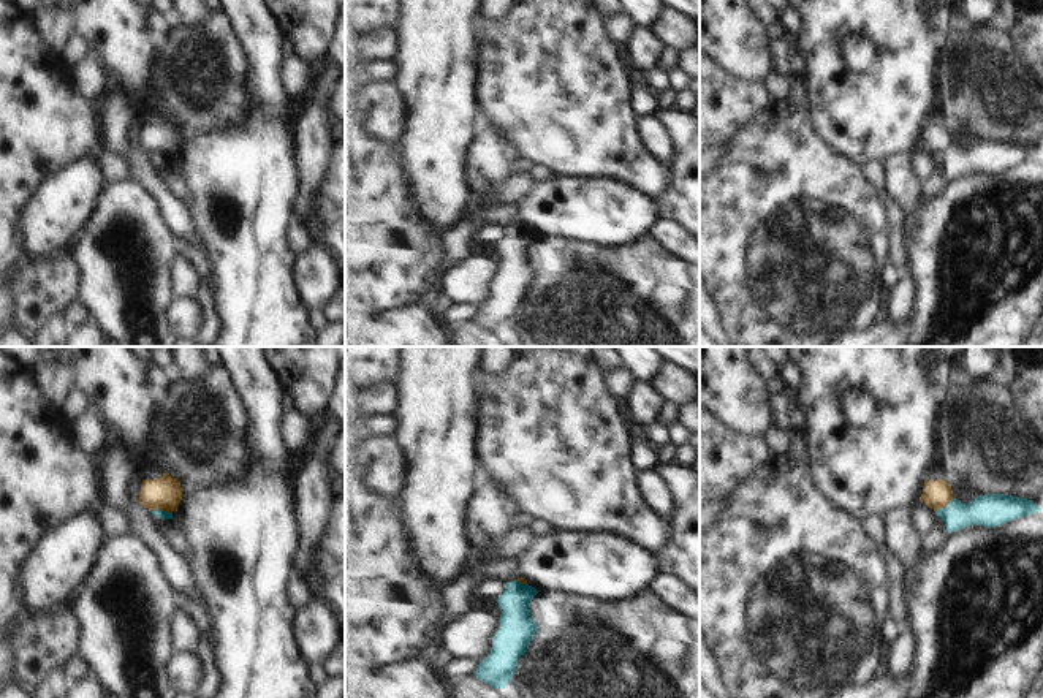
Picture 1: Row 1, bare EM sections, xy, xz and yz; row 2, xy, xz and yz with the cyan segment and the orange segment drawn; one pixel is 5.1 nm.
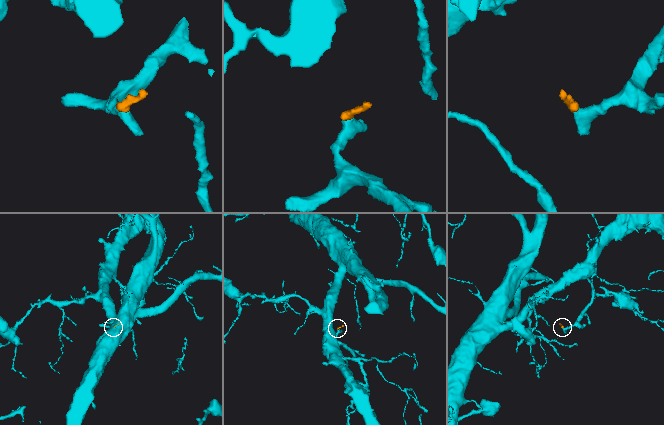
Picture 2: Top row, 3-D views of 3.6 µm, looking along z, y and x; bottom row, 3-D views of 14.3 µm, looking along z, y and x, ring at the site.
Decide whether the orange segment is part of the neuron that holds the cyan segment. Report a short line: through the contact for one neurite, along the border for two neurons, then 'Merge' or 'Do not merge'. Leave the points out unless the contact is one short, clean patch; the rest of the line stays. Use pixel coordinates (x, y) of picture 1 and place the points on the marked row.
Line: yz (953, 497), (936, 512). Do not merge

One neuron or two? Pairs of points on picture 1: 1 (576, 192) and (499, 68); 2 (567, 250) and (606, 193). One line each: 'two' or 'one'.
1: two
2: two

